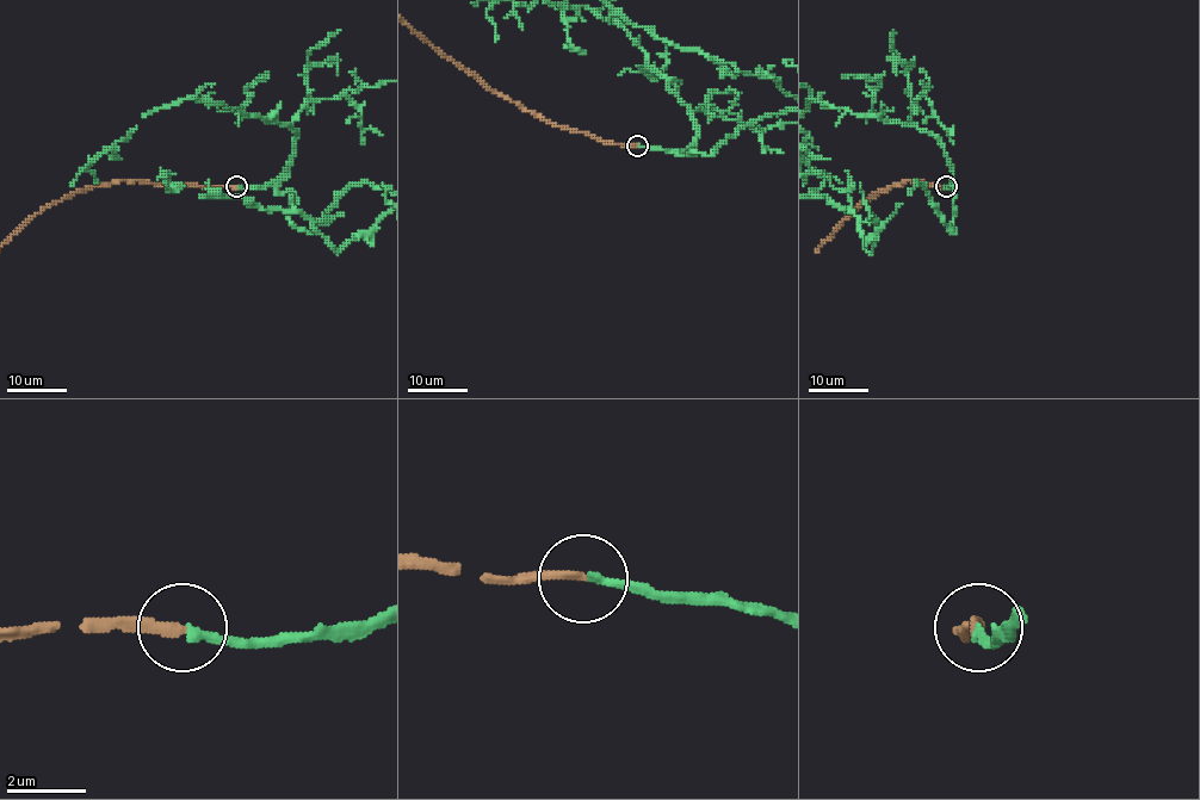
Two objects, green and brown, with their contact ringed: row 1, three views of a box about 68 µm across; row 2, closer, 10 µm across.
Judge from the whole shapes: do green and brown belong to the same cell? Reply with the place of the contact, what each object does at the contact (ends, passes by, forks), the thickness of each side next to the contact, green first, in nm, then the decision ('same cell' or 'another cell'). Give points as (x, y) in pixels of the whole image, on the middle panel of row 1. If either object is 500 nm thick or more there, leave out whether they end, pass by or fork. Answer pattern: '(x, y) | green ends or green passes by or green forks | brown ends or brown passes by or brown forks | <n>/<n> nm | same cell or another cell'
(637, 146) | green ends | brown ends | 220/240 nm | same cell

